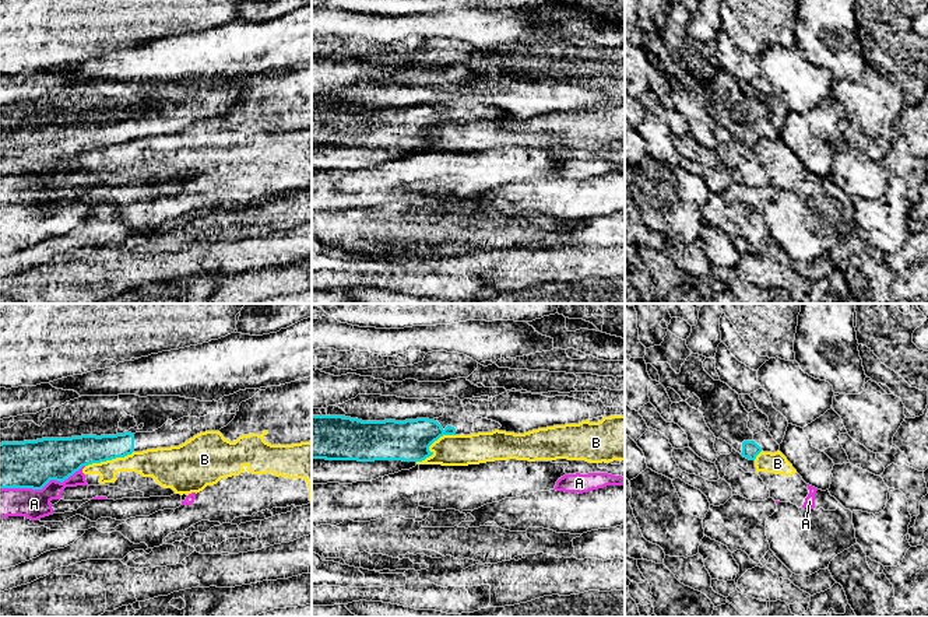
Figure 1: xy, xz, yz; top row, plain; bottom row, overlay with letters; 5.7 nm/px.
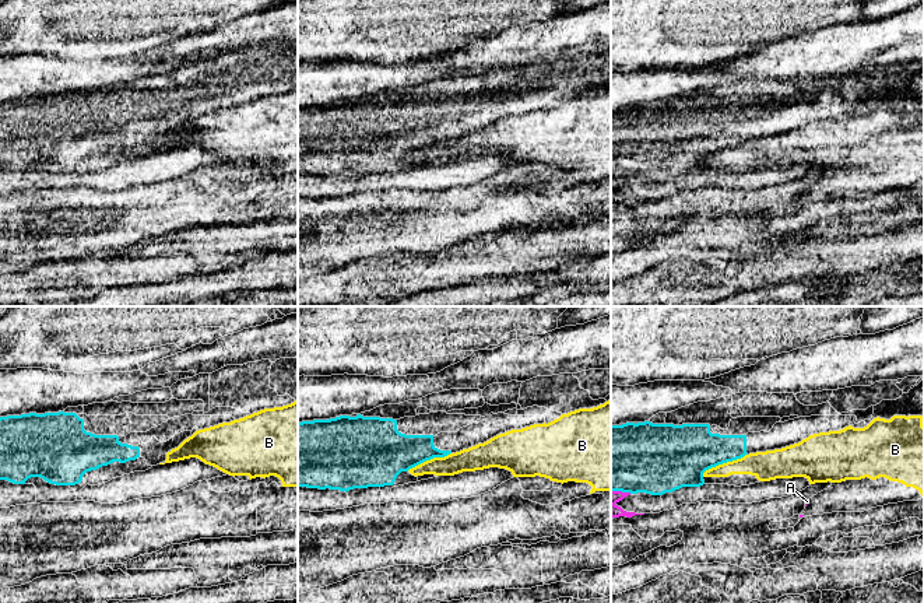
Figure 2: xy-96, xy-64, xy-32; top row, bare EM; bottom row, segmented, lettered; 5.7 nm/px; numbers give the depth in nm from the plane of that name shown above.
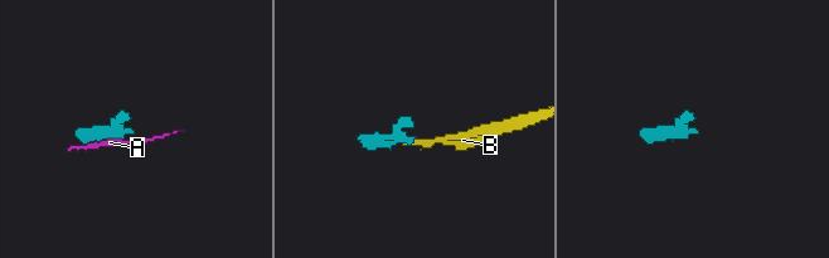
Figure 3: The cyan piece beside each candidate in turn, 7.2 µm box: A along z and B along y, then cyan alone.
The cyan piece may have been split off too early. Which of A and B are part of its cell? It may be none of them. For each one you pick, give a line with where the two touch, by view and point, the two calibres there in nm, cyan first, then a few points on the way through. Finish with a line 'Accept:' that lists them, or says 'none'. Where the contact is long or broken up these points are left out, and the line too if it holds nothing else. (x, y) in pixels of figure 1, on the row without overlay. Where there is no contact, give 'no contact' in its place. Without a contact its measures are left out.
Accept: none

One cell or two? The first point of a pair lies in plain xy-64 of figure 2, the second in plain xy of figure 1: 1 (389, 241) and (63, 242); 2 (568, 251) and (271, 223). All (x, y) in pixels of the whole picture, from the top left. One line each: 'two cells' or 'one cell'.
1: one cell
2: two cells

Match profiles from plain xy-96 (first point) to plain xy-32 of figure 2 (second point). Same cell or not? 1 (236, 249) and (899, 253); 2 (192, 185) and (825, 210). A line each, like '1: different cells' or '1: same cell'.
1: same cell
2: same cell

